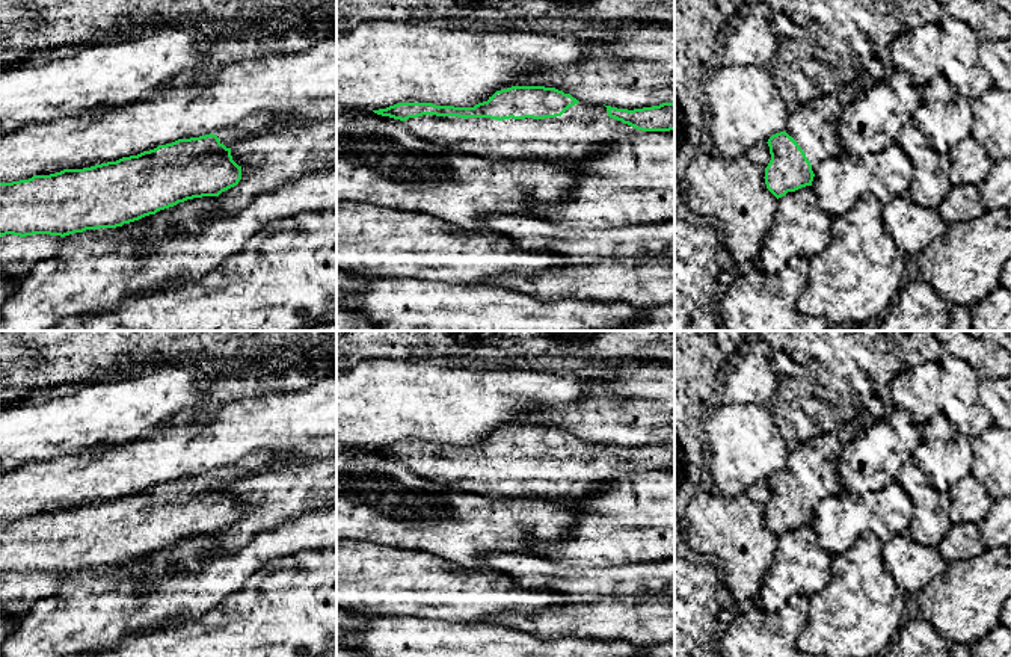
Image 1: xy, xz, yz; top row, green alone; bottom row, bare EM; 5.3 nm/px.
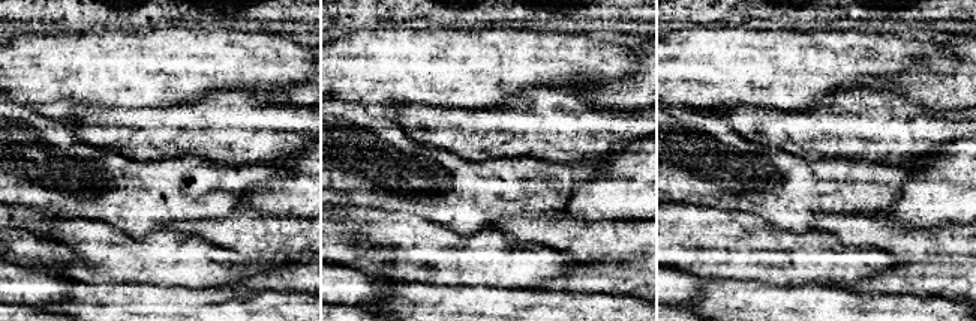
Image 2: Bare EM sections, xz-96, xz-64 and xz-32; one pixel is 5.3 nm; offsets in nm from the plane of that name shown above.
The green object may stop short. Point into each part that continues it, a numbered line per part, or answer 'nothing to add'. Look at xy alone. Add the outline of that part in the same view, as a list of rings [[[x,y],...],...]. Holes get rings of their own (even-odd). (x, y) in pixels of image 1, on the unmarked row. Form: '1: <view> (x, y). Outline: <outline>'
1: xy (255, 462). Outline: [[[258,450],[249,453],[246,458],[238,461],[234,465],[229,467],[220,467],[217,470],[213,470],[211,473],[216,473],[226,486],[231,486],[234,482],[250,476],[250,474],[260,474],[272,467],[275,467],[278,461],[273,455],[270,455],[266,450]]]

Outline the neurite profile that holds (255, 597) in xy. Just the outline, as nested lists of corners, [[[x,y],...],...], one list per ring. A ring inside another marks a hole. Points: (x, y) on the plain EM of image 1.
[[[336,548],[275,559],[243,588],[196,619],[174,619],[160,630],[127,634],[118,645],[66,657],[324,657],[336,651]]]

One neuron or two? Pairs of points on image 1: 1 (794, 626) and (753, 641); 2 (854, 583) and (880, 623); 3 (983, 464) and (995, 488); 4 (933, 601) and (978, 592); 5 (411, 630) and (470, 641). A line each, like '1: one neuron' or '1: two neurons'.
1: one neuron
2: one neuron
3: one neuron
4: one neuron
5: one neuron

